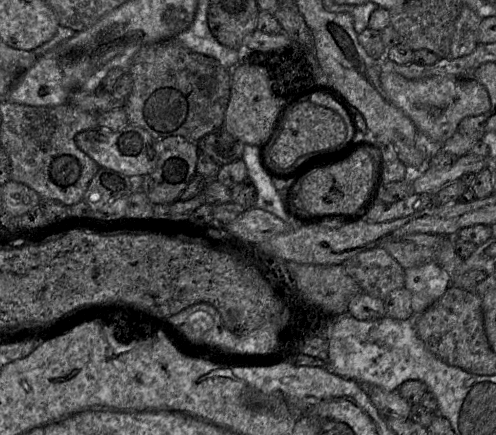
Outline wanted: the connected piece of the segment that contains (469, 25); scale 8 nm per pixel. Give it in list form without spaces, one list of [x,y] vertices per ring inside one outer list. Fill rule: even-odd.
[[[463,4],[455,22],[448,58],[455,59],[472,53],[478,46],[477,34],[480,18],[471,8]]]

